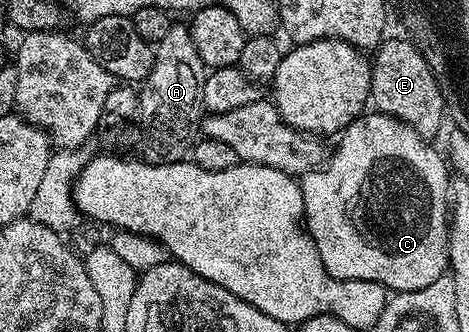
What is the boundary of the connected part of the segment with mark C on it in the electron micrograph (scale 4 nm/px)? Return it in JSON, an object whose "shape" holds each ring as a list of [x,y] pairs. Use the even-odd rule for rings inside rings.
{"shape":[[[362,113],[358,119],[351,121],[345,130],[340,132],[336,140],[337,148],[332,148],[326,162],[322,163],[316,171],[308,171],[300,176],[299,182],[303,193],[303,209],[305,210],[305,225],[310,237],[313,238],[315,249],[323,261],[325,271],[333,279],[358,279],[359,281],[375,281],[382,283],[390,292],[413,291],[426,289],[441,275],[446,274],[449,266],[449,180],[451,178],[447,159],[432,146],[430,140],[425,139],[415,129],[405,123],[393,119],[390,115],[380,113]]]}

